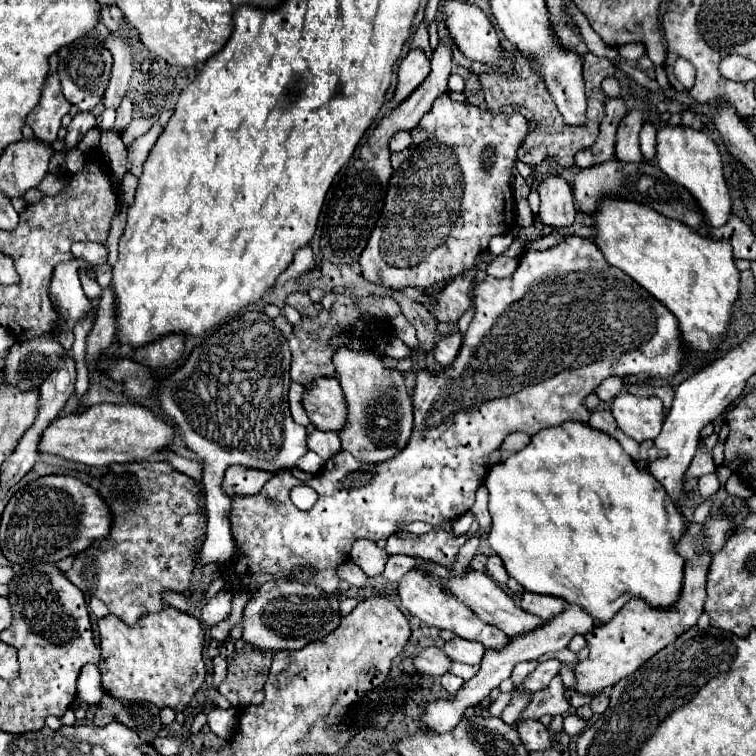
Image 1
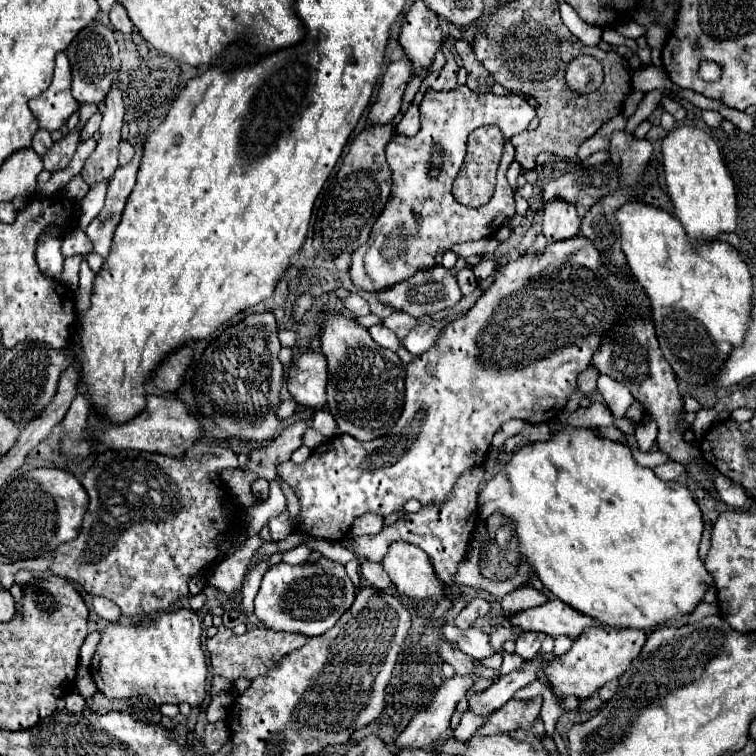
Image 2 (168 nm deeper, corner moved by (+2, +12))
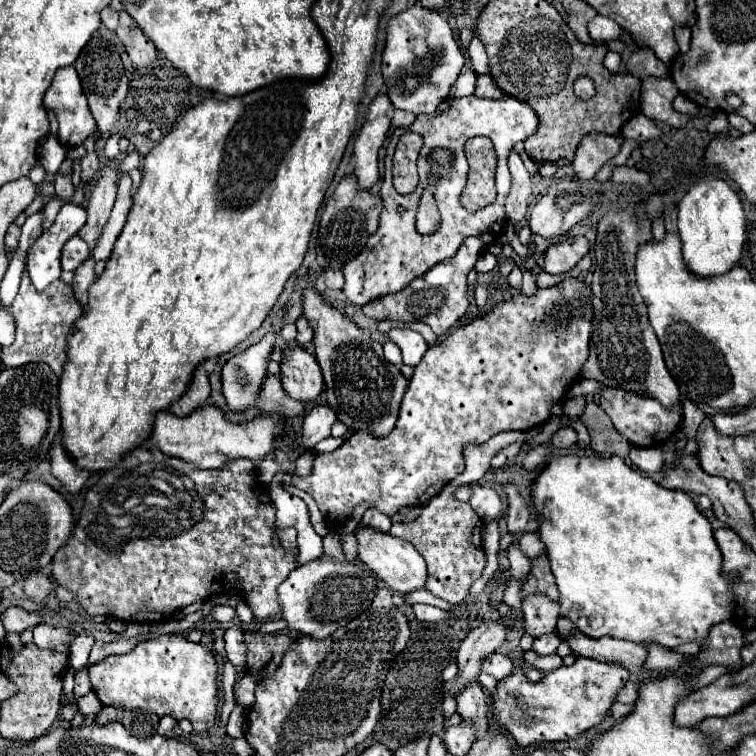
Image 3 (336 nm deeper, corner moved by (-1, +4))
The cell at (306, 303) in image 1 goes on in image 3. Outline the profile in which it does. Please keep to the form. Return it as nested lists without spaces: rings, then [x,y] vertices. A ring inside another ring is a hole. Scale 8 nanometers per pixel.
[[[302,316],[296,320],[296,328],[298,328],[298,336],[296,336],[296,342],[298,344],[308,344],[312,340],[312,328],[308,324],[308,320],[304,320]]]

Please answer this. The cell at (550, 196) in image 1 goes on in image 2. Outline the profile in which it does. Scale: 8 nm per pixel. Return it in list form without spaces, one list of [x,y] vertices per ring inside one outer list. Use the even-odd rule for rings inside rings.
[[[553,200],[553,204],[545,204],[543,236],[547,238],[549,244],[575,238],[579,234],[579,226],[581,226],[581,220],[573,204],[565,204],[563,200]]]

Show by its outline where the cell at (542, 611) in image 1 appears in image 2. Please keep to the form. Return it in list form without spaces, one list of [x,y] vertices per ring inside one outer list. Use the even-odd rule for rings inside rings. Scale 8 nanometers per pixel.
[[[523,586],[511,594],[507,594],[503,600],[501,600],[501,608],[503,608],[503,614],[499,618],[493,618],[491,620],[491,626],[499,626],[501,618],[509,618],[517,612],[523,612],[527,608],[535,608],[535,606],[541,606],[545,604],[549,598],[545,594],[541,594],[539,590],[535,590],[533,586]]]

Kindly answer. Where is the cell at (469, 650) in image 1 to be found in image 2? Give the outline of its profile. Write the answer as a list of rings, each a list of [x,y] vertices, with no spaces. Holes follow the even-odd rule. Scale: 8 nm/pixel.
[[[449,622],[449,624],[443,626],[443,634],[449,642],[457,642],[459,650],[469,654],[477,662],[481,662],[481,660],[495,654],[493,646],[489,644],[489,634],[483,632],[483,630],[477,630],[477,628],[461,630],[453,622]]]

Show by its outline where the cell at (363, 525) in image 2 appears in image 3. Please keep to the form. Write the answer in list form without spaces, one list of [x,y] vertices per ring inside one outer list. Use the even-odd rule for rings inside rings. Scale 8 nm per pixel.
[[[368,508],[362,516],[362,520],[358,522],[358,528],[374,528],[374,530],[380,530],[380,532],[388,532],[392,522],[388,516],[384,516],[382,512],[378,512],[376,508]]]

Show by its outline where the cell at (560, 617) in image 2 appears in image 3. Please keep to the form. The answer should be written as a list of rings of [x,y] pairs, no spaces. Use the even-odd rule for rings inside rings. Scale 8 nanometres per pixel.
[[[574,628],[570,634],[560,638],[568,642],[574,654],[578,656],[594,658],[600,662],[618,662],[638,678],[644,676],[642,672],[642,664],[646,660],[644,644],[634,644],[626,640],[616,640],[616,638],[590,638],[590,636],[584,636],[578,628]]]

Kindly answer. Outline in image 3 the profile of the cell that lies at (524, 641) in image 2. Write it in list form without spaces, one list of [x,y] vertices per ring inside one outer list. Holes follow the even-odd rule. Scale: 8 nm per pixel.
[[[546,634],[546,636],[534,638],[532,652],[536,652],[536,654],[552,654],[552,652],[556,652],[558,644],[560,644],[560,638],[558,638],[558,636],[554,636],[554,634]]]

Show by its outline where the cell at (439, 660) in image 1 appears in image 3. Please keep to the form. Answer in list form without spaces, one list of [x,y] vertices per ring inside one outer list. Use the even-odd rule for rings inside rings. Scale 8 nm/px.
[[[474,680],[472,684],[468,684],[468,688],[464,688],[460,696],[456,696],[456,702],[458,702],[458,714],[462,716],[462,720],[474,722],[478,726],[476,738],[486,736],[490,728],[488,726],[488,702],[486,702],[486,694],[480,682]]]

